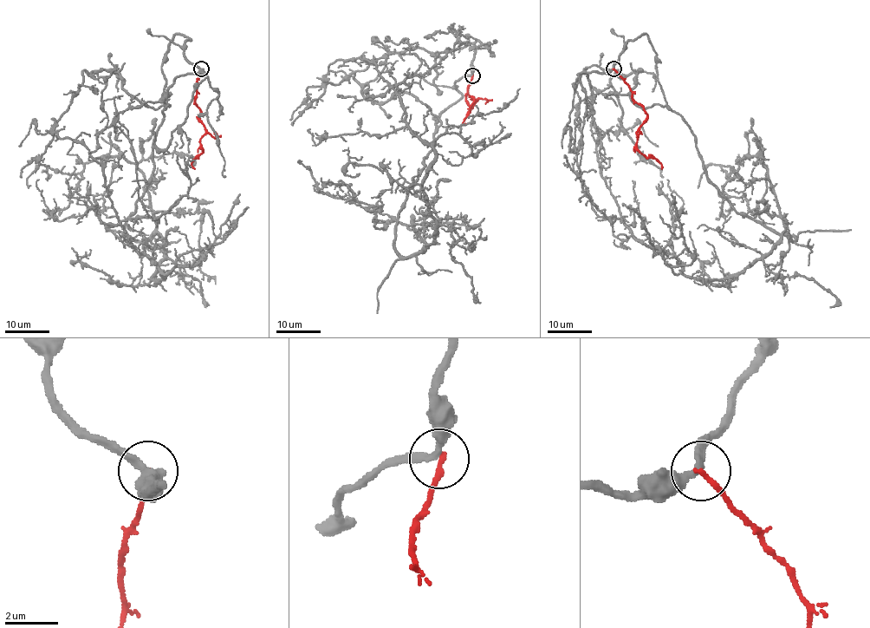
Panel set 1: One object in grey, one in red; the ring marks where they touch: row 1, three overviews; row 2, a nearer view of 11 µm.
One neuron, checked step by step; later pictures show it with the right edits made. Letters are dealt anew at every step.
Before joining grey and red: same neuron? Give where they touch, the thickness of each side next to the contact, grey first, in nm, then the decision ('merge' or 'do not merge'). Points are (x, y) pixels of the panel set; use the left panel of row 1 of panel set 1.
place (201, 68); calibres 240 and 220 nm; do not merge

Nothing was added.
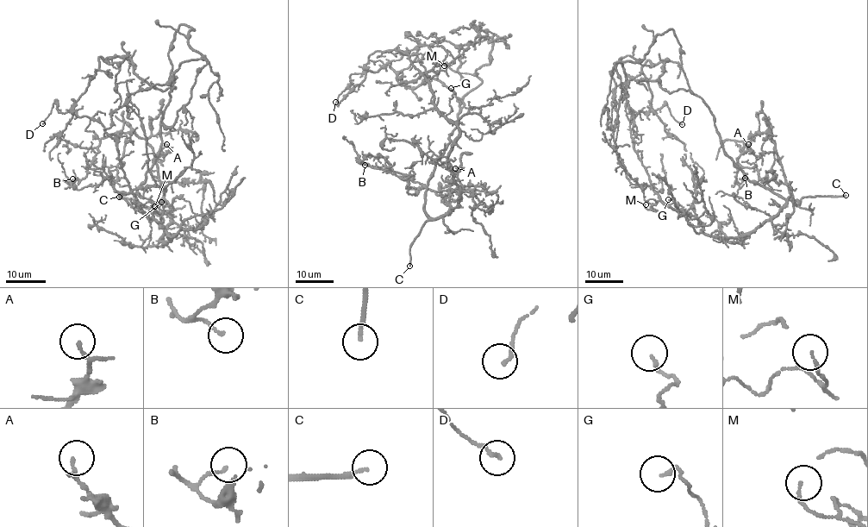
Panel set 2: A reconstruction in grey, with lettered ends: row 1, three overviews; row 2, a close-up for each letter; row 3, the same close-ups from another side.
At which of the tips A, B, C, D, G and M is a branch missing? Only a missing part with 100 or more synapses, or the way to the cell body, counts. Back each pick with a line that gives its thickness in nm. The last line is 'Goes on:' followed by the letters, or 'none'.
C: 150 nm thick
Goes on: C

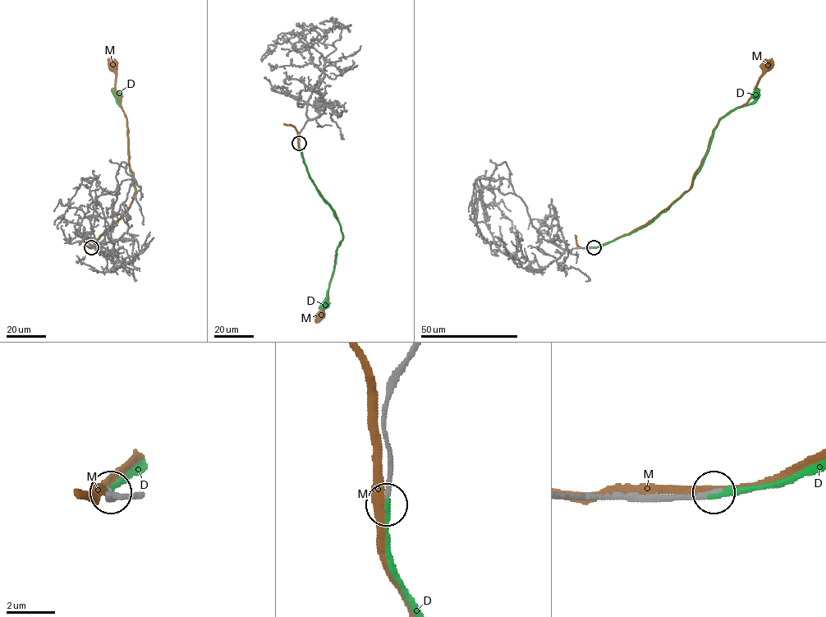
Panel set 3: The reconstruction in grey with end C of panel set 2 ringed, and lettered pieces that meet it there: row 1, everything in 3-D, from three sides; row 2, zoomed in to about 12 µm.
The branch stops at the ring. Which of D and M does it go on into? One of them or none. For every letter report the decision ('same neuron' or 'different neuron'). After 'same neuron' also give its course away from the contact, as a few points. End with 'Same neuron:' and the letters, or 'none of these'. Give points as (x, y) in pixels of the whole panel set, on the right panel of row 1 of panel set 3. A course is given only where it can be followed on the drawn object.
D: same neuron; course (594, 247), (649, 224), (686, 192), (702, 166), (719, 120), (737, 108), (750, 104), (756, 95)
M: different neuron
Same neuron: D

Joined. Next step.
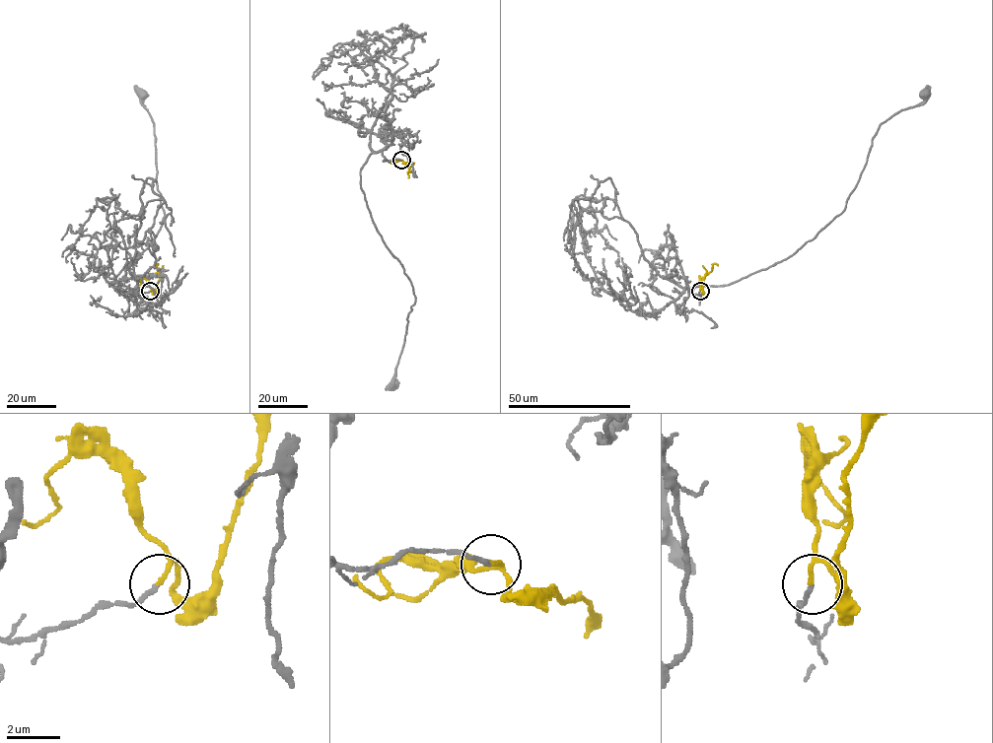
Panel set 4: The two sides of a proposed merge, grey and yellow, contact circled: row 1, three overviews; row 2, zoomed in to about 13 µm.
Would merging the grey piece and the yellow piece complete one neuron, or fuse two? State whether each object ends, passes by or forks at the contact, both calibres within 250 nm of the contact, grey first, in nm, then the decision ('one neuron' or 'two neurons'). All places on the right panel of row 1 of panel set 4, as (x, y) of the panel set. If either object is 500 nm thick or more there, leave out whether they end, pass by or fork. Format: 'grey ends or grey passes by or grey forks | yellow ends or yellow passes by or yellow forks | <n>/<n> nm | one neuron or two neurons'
grey ends | yellow passes by | 160/100 nm | one neuron

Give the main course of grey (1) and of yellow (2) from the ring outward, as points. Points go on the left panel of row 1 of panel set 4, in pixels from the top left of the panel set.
1: (150, 291), (136, 296), (109, 286), (152, 241), (164, 216), (156, 182), (154, 125), (141, 102), (144, 94)
2: (150, 291), (155, 290), (160, 278), (157, 265)

